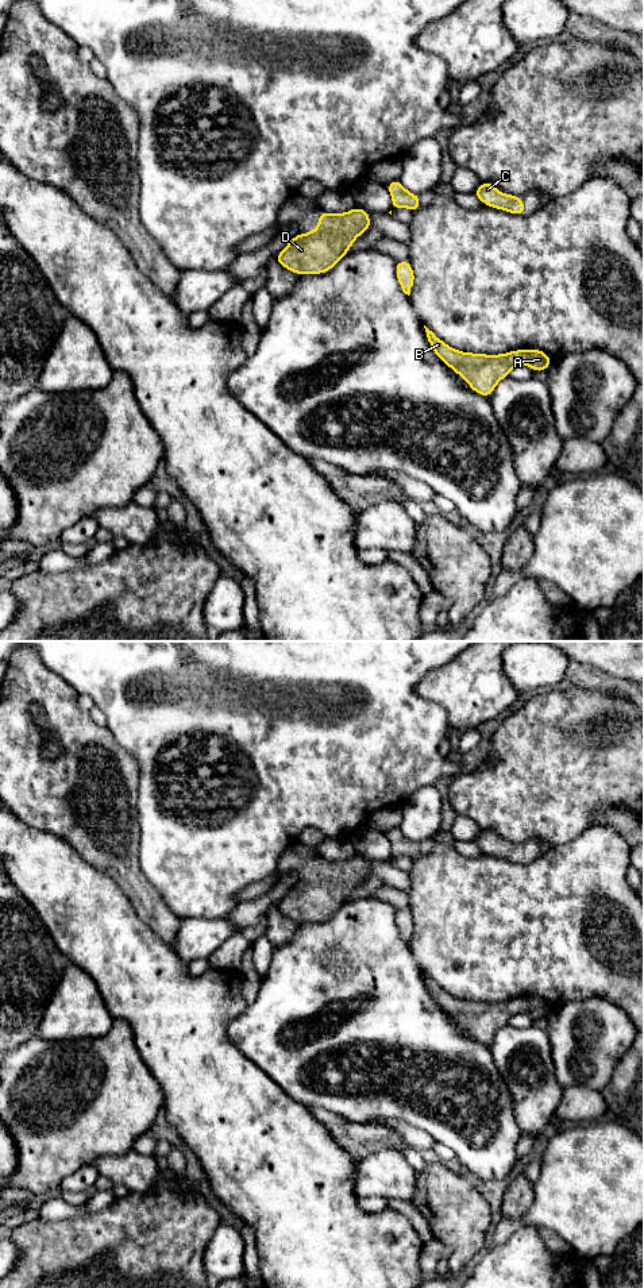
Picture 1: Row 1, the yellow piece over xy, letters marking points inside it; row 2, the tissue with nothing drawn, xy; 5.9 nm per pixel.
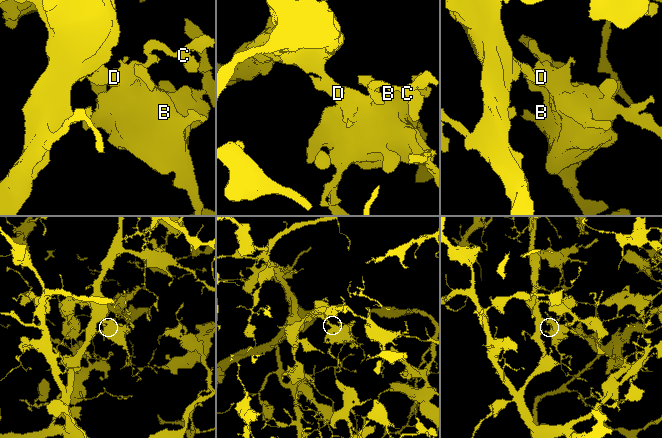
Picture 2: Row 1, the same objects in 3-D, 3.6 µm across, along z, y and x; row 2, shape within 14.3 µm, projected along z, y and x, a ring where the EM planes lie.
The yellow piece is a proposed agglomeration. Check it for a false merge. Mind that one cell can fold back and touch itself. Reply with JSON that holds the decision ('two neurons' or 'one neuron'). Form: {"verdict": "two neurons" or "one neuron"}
{"verdict": "one neuron"}

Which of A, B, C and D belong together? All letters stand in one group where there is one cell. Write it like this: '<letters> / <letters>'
A B C D

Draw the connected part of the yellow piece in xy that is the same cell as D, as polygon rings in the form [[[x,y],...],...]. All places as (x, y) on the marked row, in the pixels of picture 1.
[[[354,208],[344,213],[328,213],[320,211],[319,225],[315,231],[297,234],[286,247],[274,257],[285,269],[297,275],[328,273],[347,252],[358,236],[371,228],[370,213],[362,208]]]

